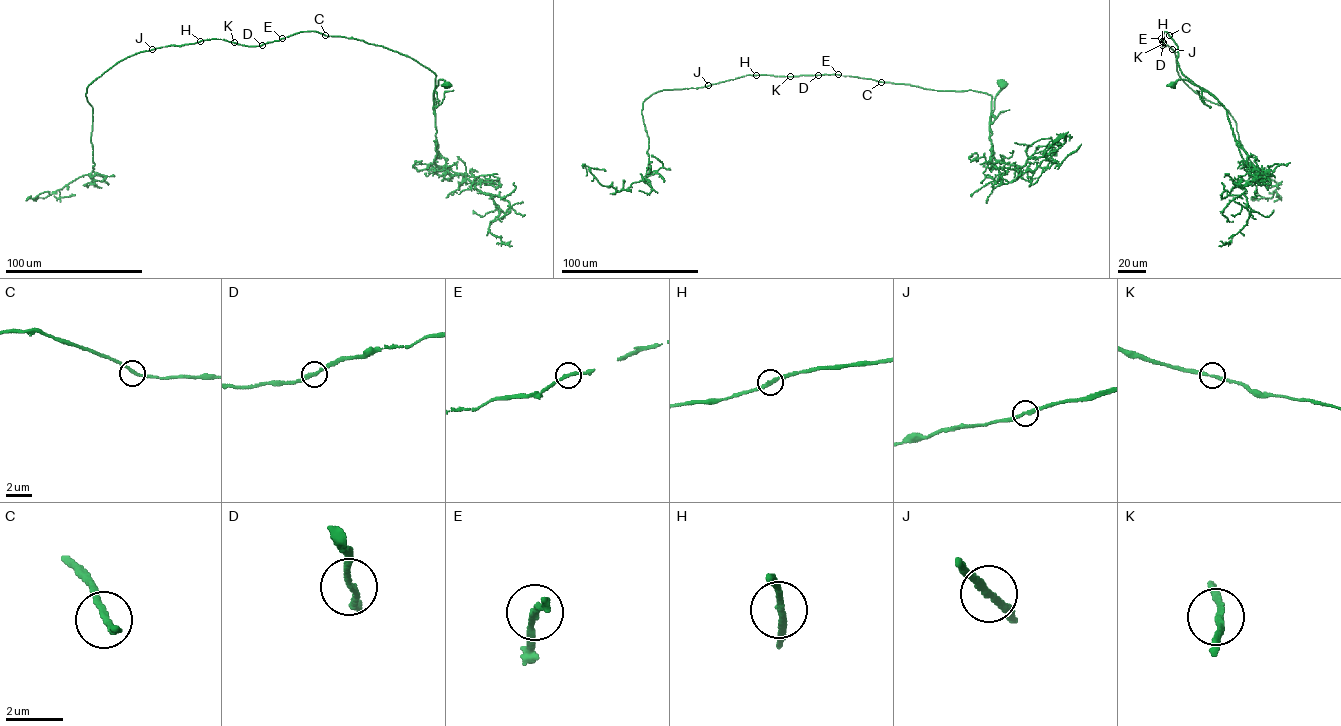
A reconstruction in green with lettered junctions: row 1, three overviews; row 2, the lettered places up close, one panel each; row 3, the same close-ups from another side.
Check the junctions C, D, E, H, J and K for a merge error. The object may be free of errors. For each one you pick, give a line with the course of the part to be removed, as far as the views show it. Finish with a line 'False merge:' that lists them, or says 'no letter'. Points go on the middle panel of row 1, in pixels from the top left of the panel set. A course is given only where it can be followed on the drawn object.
False merge: no letter

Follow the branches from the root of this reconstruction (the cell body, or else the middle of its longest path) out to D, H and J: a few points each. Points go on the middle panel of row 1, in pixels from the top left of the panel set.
D: (1003, 85), (995, 99), (990, 122), (991, 96), (986, 93), (938, 91), (839, 74), (818, 75)
H: (1003, 85), (995, 99), (990, 122), (991, 96), (973, 90), (938, 91), (839, 74), (756, 75)
J: (1003, 85), (995, 99), (990, 122), (991, 96), (973, 90), (938, 91), (828, 74), (747, 75), (708, 85)

